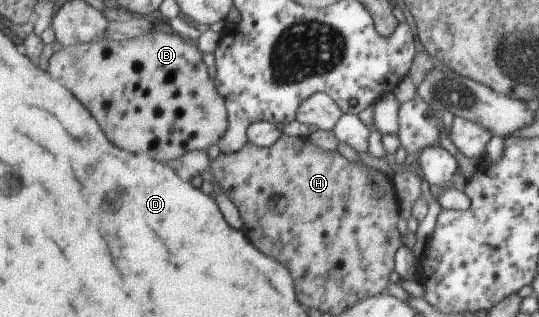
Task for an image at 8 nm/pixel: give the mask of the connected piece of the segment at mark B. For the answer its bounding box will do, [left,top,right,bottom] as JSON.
[45,27,229,164]

